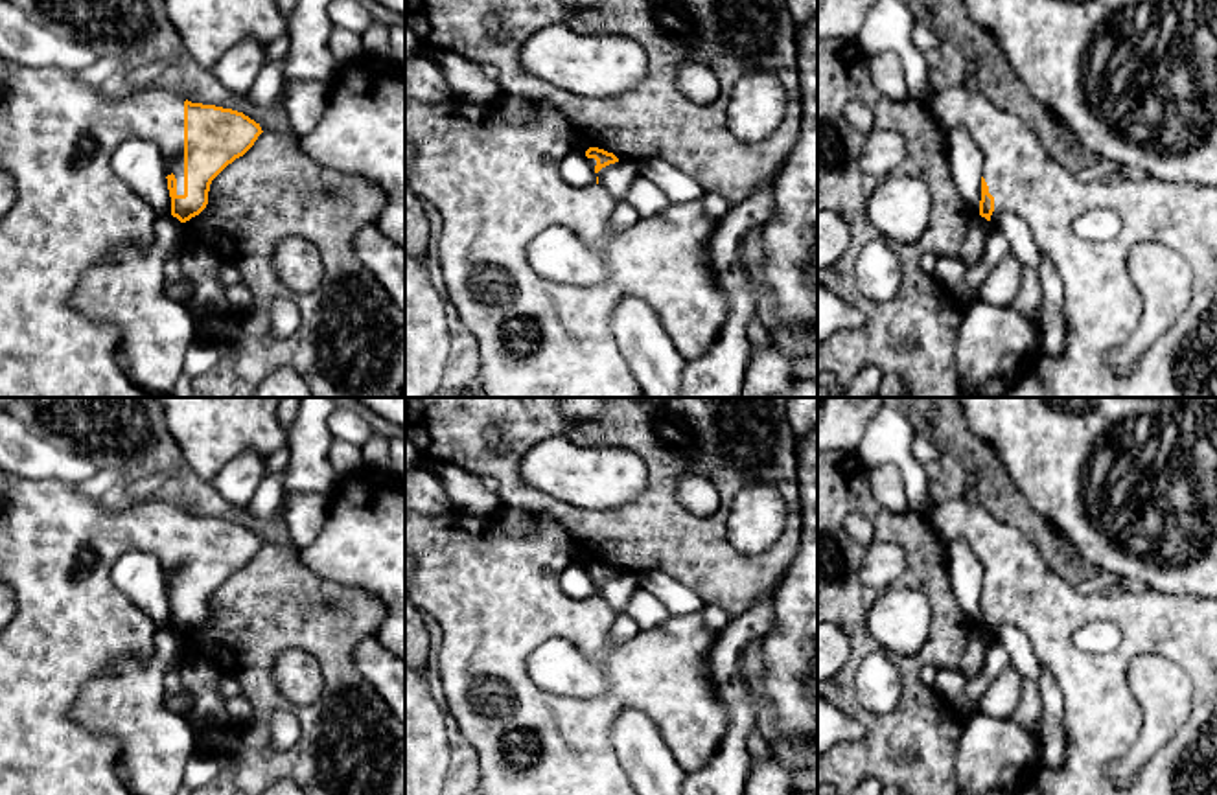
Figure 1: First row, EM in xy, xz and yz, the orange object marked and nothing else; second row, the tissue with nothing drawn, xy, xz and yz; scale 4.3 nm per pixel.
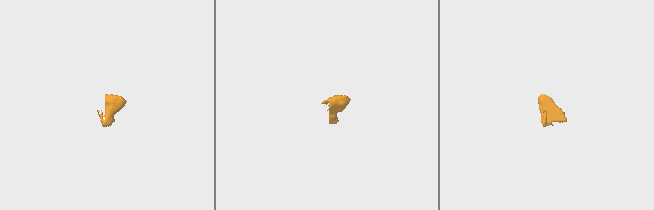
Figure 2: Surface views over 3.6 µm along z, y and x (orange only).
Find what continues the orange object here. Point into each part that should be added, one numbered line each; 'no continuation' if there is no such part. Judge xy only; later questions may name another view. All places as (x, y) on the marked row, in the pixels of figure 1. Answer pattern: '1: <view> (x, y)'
1: xy (57, 135)

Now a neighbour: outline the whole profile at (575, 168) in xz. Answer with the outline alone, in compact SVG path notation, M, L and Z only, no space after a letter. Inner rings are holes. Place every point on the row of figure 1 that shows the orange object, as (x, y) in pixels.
M569 151L560 162L560 177L576 188L585 188L595 182L595 171L585 153Z

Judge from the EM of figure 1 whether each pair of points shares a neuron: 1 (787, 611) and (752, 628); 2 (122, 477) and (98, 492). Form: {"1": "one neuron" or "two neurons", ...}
{"1": "two neurons", "2": "one neuron"}

